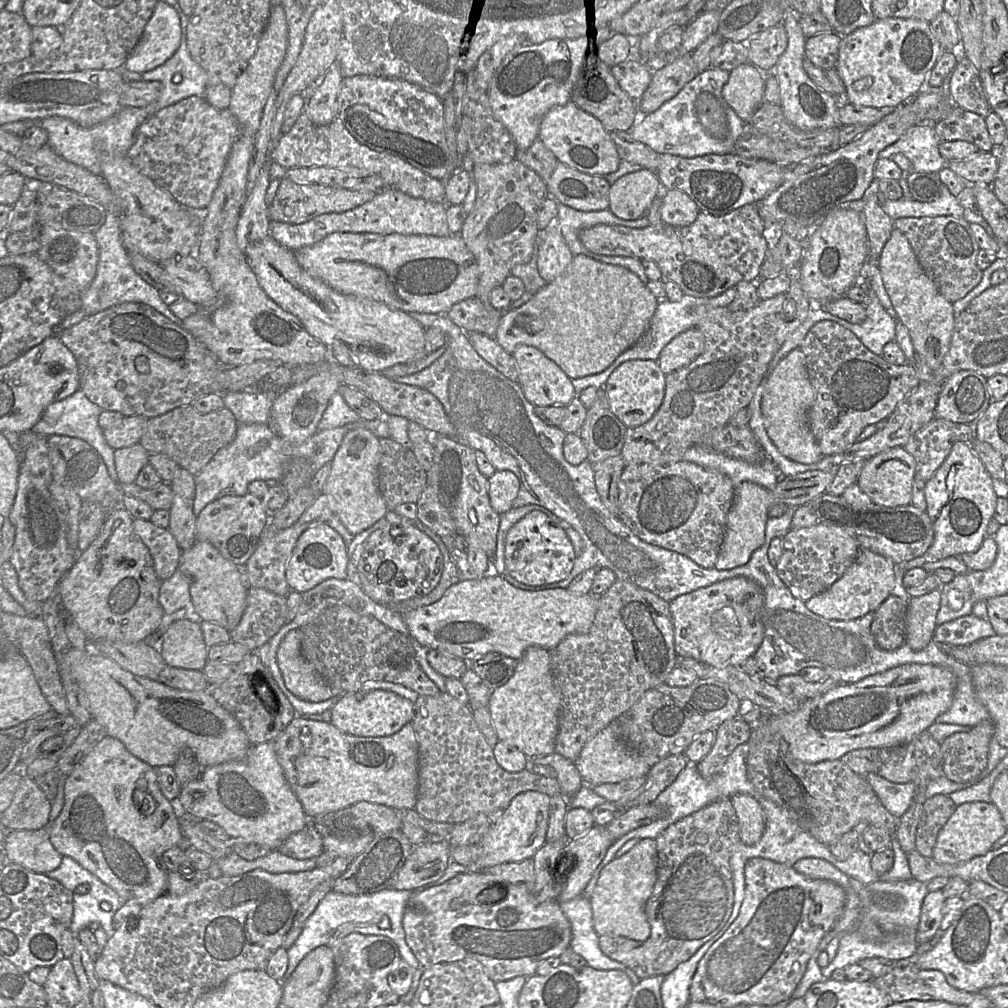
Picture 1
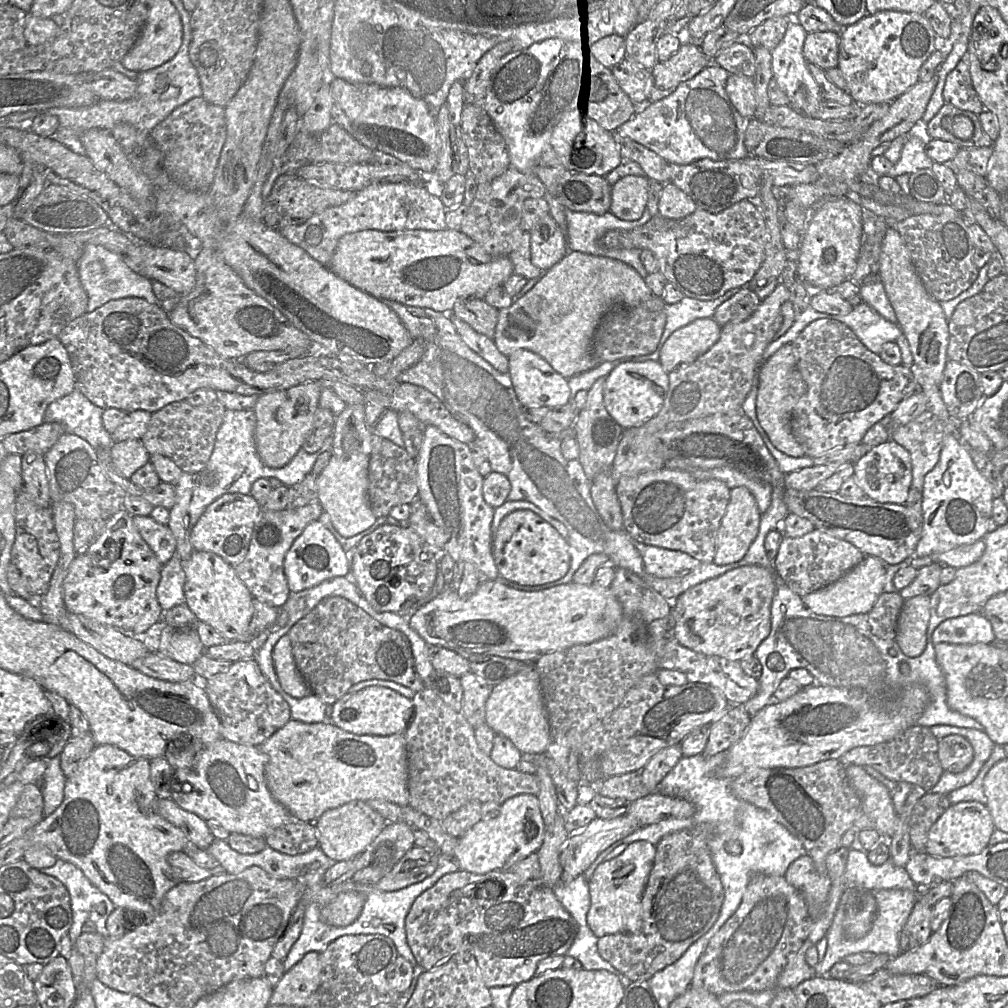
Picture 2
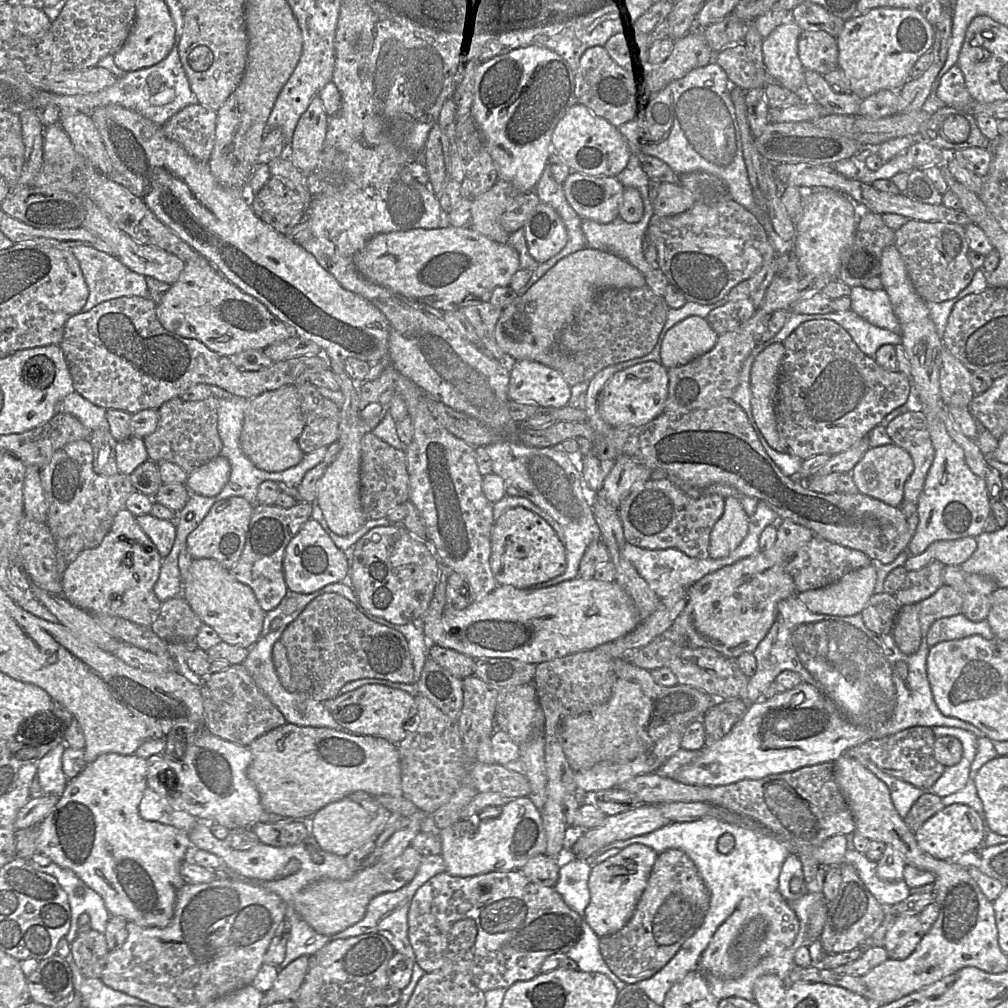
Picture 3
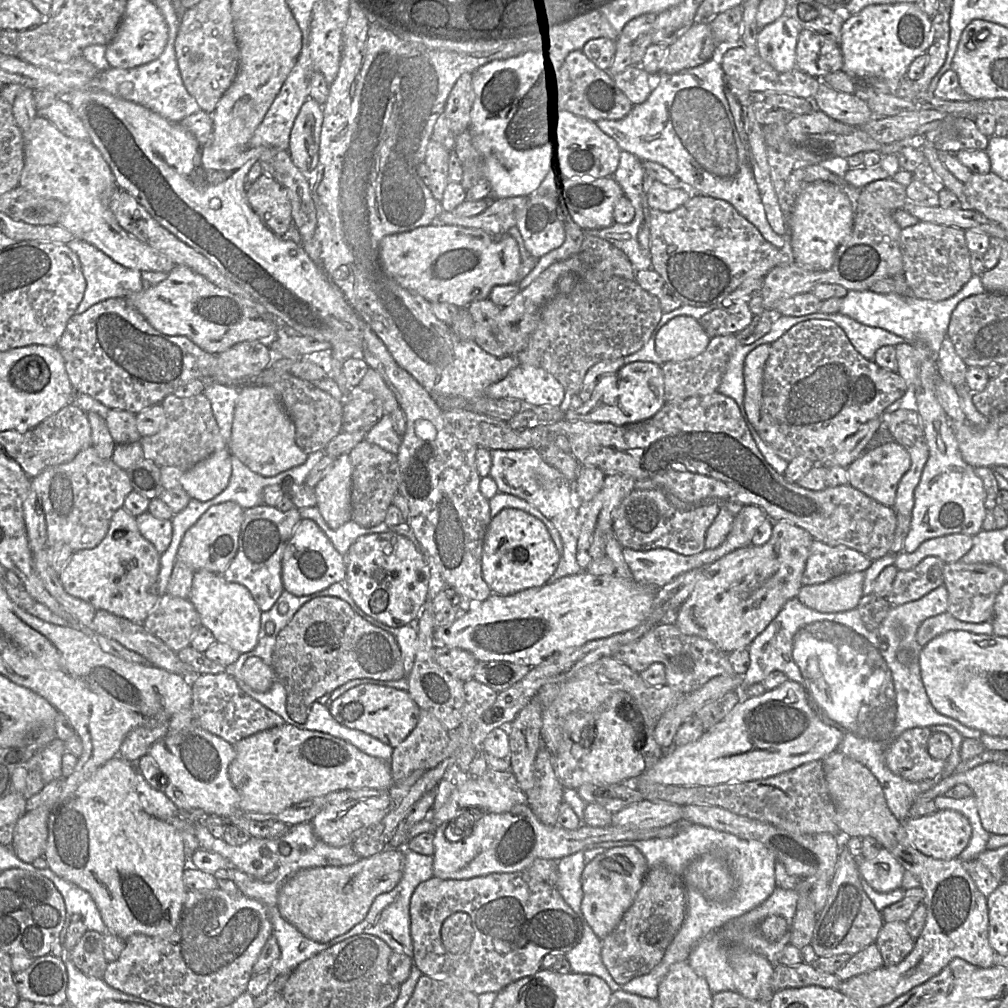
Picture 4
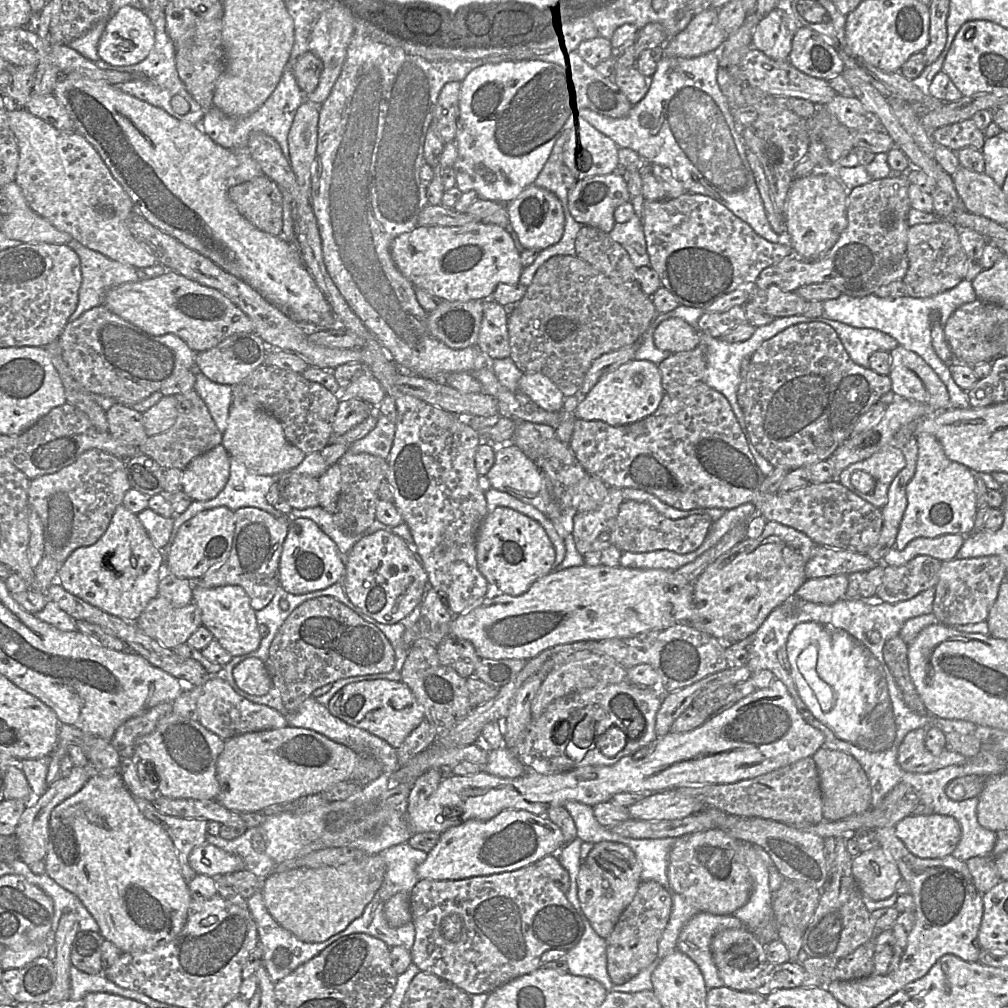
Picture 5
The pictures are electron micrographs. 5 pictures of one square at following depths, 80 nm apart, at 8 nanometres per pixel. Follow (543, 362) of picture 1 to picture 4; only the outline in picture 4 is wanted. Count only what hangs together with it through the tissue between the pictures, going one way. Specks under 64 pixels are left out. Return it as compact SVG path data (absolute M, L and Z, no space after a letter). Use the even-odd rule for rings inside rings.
M518 364L503 379L491 384L484 395L497 399L517 399L526 405L559 407L566 392L546 370Z

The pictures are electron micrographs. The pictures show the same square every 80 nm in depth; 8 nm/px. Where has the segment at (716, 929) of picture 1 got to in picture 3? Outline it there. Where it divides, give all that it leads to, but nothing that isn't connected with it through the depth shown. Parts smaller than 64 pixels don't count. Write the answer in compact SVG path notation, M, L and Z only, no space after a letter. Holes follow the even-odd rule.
M668 849L658 854L631 919L616 933L600 938L600 953L608 968L627 985L652 977L701 926L709 902L708 889L684 851Z

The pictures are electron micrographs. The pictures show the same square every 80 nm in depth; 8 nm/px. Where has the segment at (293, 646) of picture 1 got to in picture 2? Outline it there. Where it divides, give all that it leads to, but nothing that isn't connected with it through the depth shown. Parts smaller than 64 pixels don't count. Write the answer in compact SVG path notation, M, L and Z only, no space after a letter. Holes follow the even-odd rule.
M288 634L283 635L275 644L272 659L275 672L283 690L294 698L303 698L312 691L297 669Z

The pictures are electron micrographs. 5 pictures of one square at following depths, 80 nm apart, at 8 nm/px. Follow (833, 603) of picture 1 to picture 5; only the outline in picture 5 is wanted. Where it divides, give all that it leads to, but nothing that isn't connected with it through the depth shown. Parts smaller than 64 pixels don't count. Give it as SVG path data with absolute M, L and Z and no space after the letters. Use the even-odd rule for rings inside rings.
M847 575L807 579L796 591L796 597L815 604L831 605L845 598Z

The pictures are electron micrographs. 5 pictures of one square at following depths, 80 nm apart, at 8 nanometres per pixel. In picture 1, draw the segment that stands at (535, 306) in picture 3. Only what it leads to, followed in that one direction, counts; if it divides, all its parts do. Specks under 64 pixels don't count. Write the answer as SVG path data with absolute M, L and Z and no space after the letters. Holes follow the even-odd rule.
M574 255L565 272L534 293L518 308L503 311L495 334L496 342L509 354L520 344L533 346L553 360L570 378L602 372L648 330L659 300L629 269Z

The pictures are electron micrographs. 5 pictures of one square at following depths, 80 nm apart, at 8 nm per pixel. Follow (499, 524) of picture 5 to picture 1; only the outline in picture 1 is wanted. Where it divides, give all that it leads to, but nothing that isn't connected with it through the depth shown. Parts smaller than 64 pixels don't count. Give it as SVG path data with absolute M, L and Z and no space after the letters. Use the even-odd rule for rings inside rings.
M534 510L508 531L505 539L505 571L518 582L538 586L564 580L576 560L574 547L564 529L544 512Z

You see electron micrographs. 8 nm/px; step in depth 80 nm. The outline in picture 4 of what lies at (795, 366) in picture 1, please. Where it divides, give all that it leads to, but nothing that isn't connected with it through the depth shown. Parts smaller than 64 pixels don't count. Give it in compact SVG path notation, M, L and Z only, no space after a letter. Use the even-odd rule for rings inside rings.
M770 344L758 346L746 356L744 361L745 394L743 403L748 419L754 428L760 421L763 373L770 349Z

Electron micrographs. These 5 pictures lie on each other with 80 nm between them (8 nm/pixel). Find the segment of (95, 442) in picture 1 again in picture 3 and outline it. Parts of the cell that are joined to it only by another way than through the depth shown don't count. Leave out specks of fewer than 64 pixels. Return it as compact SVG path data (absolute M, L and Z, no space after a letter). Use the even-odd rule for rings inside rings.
M74 391L66 396L59 403L58 412L73 415L89 432L98 428L109 430L106 420L106 409L92 404L78 392Z

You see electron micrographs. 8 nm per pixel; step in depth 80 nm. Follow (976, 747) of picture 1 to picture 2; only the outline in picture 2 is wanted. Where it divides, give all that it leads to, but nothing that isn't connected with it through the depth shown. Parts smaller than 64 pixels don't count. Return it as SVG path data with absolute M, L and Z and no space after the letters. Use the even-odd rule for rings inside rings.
M948 735L938 740L938 758L944 771L960 773L973 761L974 750L960 735Z

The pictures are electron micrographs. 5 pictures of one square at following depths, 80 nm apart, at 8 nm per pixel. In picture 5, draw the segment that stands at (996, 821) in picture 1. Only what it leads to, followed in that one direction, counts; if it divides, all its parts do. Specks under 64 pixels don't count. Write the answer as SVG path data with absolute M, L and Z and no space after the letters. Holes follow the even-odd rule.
M909 815L895 826L897 837L920 858L943 858L952 855L962 830L959 822L948 815Z

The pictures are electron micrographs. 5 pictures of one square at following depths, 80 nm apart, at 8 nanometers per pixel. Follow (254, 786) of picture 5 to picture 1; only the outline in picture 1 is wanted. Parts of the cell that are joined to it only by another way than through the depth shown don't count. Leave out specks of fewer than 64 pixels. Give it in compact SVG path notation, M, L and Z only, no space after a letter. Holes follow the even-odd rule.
M296 716L274 741L278 762L311 822L317 816L336 812L358 802L381 804L394 810L413 809L417 802L419 747L411 723L385 737L358 737L342 732L331 722Z

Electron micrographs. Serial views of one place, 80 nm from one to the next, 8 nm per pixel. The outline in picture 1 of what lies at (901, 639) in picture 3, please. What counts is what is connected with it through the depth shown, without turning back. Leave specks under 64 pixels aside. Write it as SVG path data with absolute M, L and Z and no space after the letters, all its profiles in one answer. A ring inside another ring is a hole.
M941 584L927 594L911 597L906 605L905 644L913 650L922 650L933 637L937 627L936 616L940 608L940 588Z

